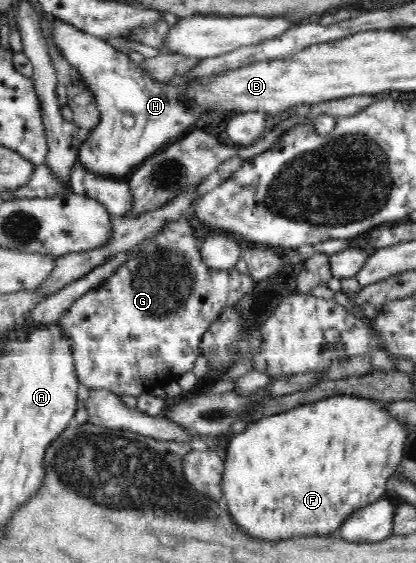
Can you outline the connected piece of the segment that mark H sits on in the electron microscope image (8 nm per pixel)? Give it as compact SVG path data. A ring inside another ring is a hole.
M57 19L52 22L50 41L61 56L79 70L99 108L100 122L83 142L77 157L83 167L96 173L97 177L107 179L131 173L129 167L139 167L163 143L181 135L197 121L199 115L183 103L184 89L171 84L171 80L153 80L139 64L131 61L129 53L119 52L105 40ZM125 113L130 113L135 119L129 127L123 123Z

